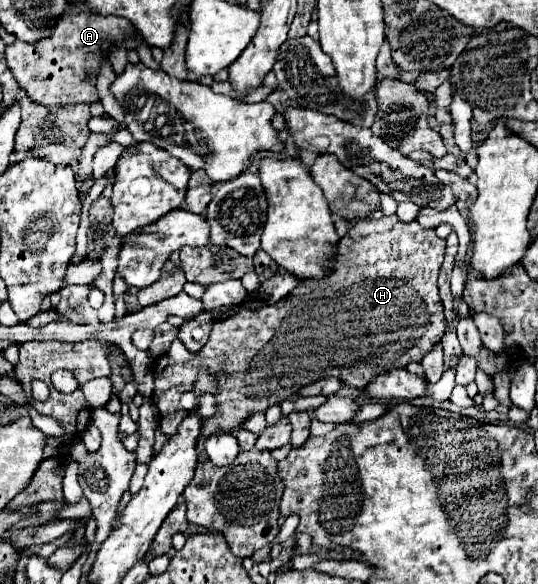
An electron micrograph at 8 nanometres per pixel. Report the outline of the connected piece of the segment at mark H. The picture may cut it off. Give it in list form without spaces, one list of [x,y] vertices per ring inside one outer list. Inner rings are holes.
[[[386,216],[386,218],[380,218],[380,220],[374,220],[374,218],[366,218],[366,220],[360,220],[360,222],[354,222],[352,228],[348,230],[348,234],[340,240],[338,244],[338,254],[336,254],[336,270],[322,278],[322,280],[300,280],[298,286],[292,290],[290,296],[286,296],[284,300],[280,300],[278,304],[274,306],[264,306],[260,304],[258,310],[248,310],[246,304],[240,306],[238,314],[226,318],[226,320],[218,320],[214,322],[214,328],[212,328],[212,334],[210,334],[210,340],[206,342],[206,346],[198,352],[198,354],[192,354],[186,350],[186,346],[176,340],[172,344],[172,348],[154,360],[154,382],[156,382],[156,388],[154,388],[154,394],[152,394],[152,400],[156,404],[160,412],[160,428],[166,436],[172,436],[176,434],[176,428],[180,426],[180,422],[188,416],[188,412],[184,408],[180,408],[180,396],[184,392],[190,392],[194,388],[194,380],[198,376],[198,372],[202,368],[210,368],[218,374],[218,386],[220,386],[220,394],[216,394],[216,400],[218,400],[218,414],[210,420],[204,420],[204,426],[202,426],[202,436],[206,438],[206,434],[212,434],[216,430],[234,430],[238,426],[242,426],[242,422],[254,414],[254,412],[264,412],[268,406],[272,404],[280,404],[282,400],[286,400],[288,396],[292,394],[298,394],[300,388],[320,380],[320,378],[326,378],[326,376],[336,376],[340,378],[344,384],[352,386],[352,388],[358,388],[362,390],[374,376],[378,374],[384,374],[388,370],[394,370],[394,368],[406,368],[410,362],[422,362],[422,358],[436,346],[440,344],[442,336],[444,336],[444,330],[446,330],[446,316],[444,316],[444,306],[440,302],[440,296],[438,296],[438,286],[436,286],[436,280],[438,280],[438,270],[440,270],[440,264],[444,260],[444,250],[446,250],[446,240],[444,238],[438,238],[434,230],[426,230],[422,228],[418,222],[410,222],[410,224],[404,224],[400,222],[396,216]],[[222,366],[228,366],[228,374],[222,374]]]

